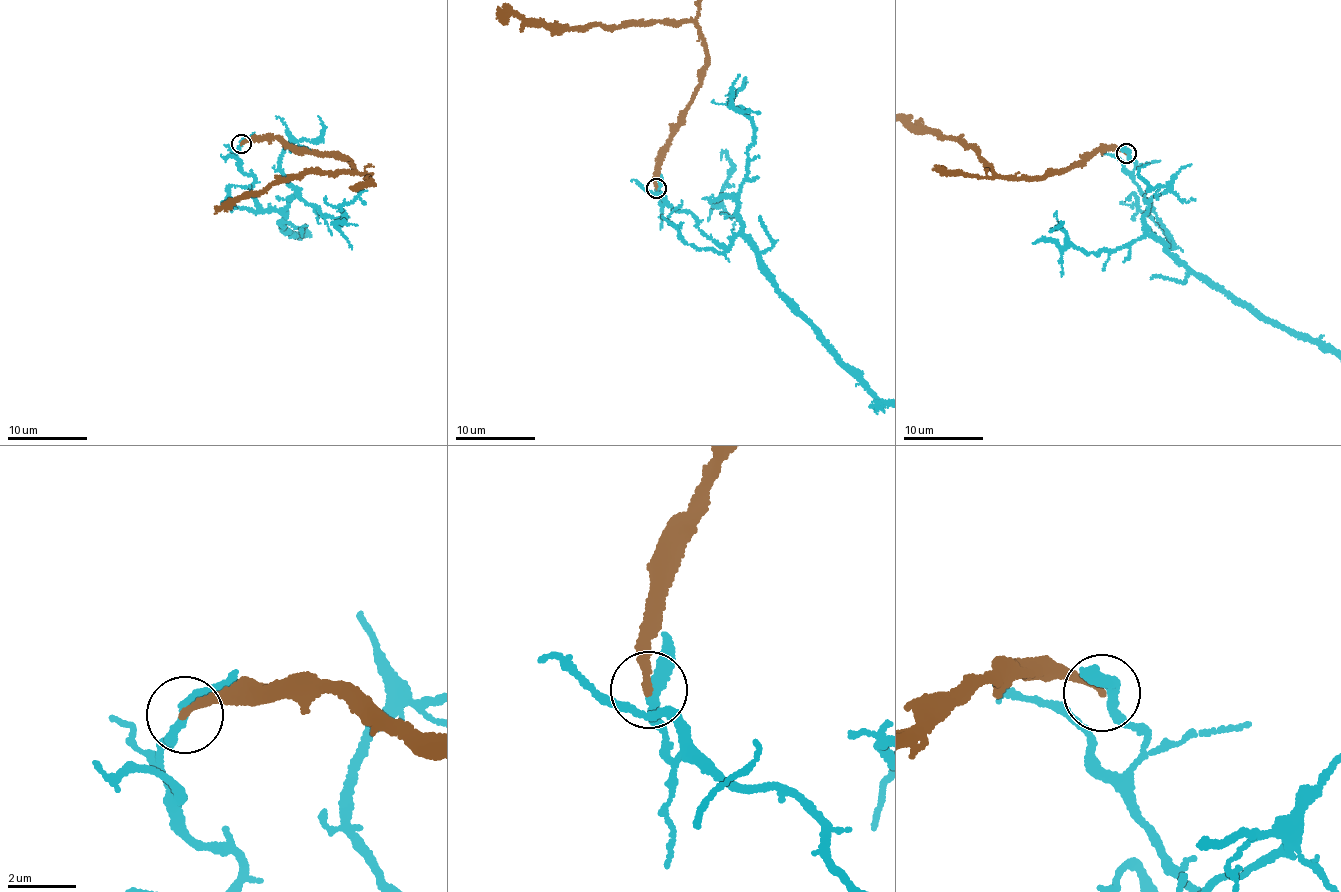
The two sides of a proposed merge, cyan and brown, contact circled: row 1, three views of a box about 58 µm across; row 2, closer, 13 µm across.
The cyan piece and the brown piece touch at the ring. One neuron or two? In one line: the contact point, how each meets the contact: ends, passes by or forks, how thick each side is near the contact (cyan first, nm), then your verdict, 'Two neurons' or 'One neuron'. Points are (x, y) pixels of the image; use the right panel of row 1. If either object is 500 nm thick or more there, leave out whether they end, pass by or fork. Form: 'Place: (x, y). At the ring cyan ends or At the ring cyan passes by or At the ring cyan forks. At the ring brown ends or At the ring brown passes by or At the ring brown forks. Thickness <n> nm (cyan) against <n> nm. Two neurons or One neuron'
Place: (1126, 153). At the ring cyan passes by. At the ring brown ends. Thickness 320 nm (cyan) against 200 nm. Two neurons

